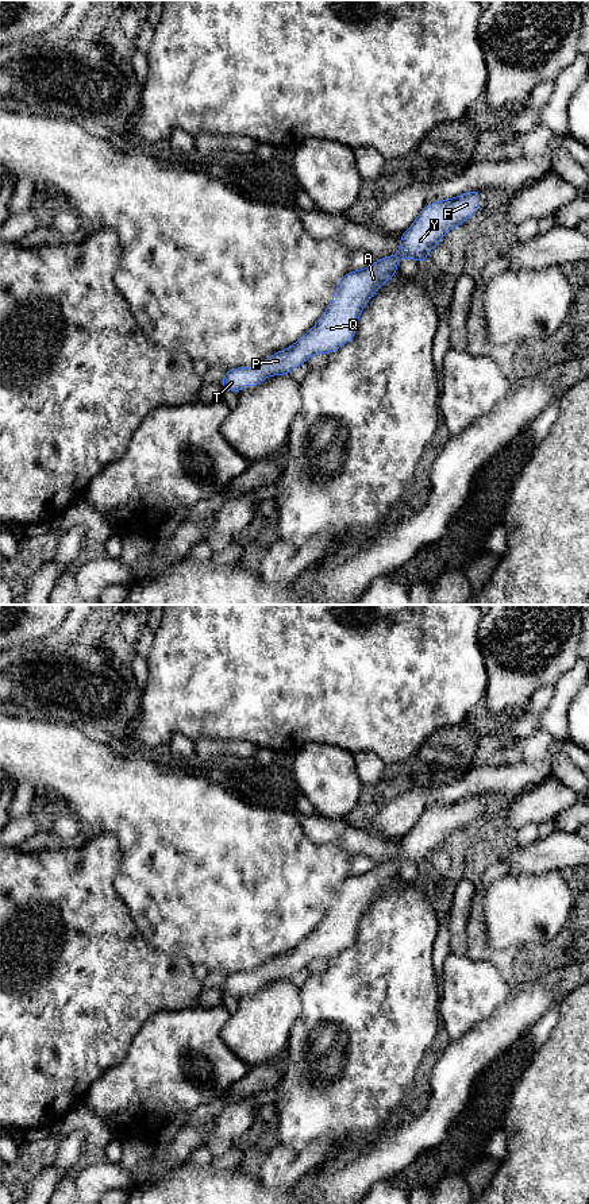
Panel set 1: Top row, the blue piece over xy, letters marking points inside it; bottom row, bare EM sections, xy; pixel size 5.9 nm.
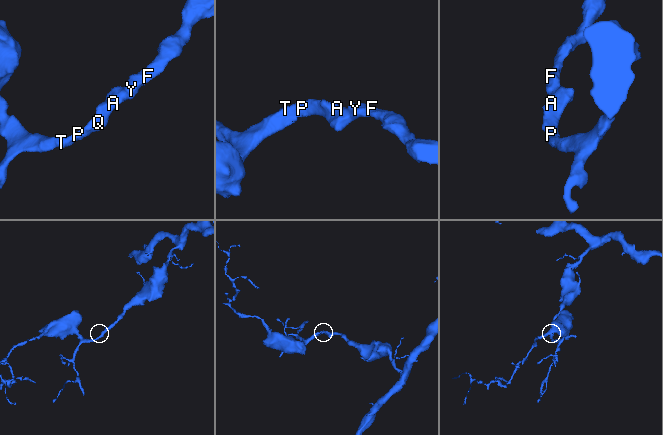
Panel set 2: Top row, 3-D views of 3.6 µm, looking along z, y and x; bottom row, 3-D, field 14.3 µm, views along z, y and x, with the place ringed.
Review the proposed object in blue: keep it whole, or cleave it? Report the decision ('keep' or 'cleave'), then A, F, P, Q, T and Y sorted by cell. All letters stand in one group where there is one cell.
keep; groups A F P Q T Y

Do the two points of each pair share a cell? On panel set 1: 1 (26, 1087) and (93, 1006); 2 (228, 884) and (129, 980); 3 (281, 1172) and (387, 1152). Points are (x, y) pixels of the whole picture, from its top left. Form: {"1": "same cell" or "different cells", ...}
{"1": "same cell", "2": "different cells", "3": "different cells"}

